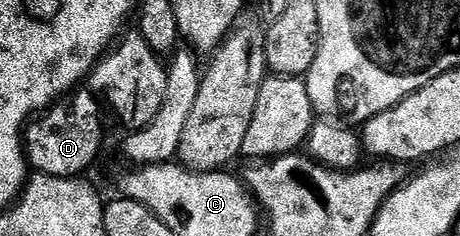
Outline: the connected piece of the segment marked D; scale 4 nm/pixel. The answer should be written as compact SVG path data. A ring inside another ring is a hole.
M78 88L59 98L41 117L31 121L24 130L27 163L37 173L57 178L85 175L85 170L102 154L102 110L98 102L89 89Z

